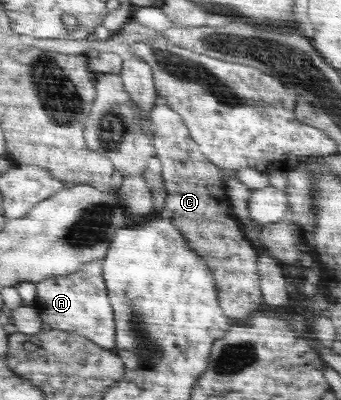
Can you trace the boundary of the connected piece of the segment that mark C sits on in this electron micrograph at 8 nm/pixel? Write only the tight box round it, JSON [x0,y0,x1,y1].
[150,94,261,320]

